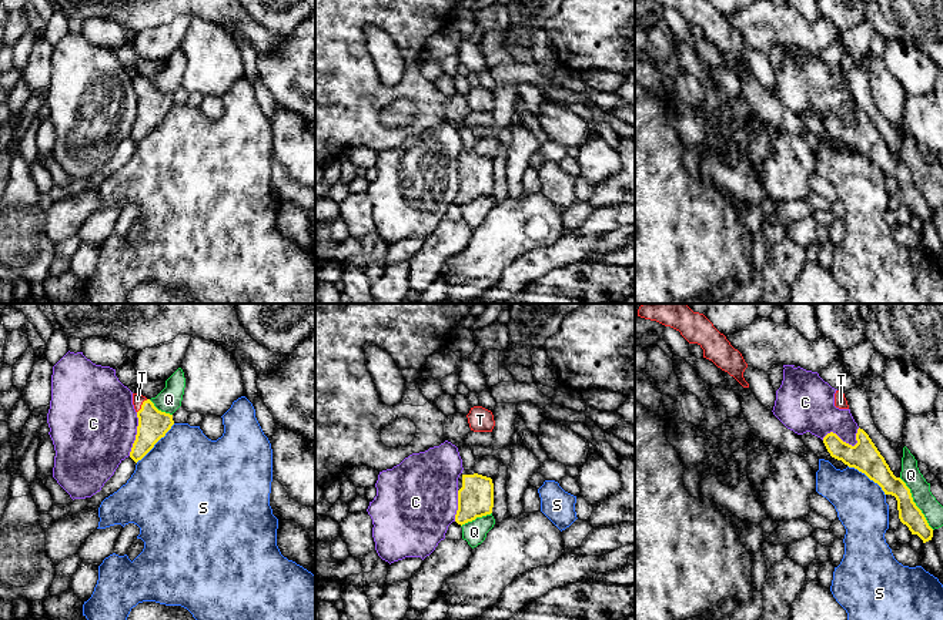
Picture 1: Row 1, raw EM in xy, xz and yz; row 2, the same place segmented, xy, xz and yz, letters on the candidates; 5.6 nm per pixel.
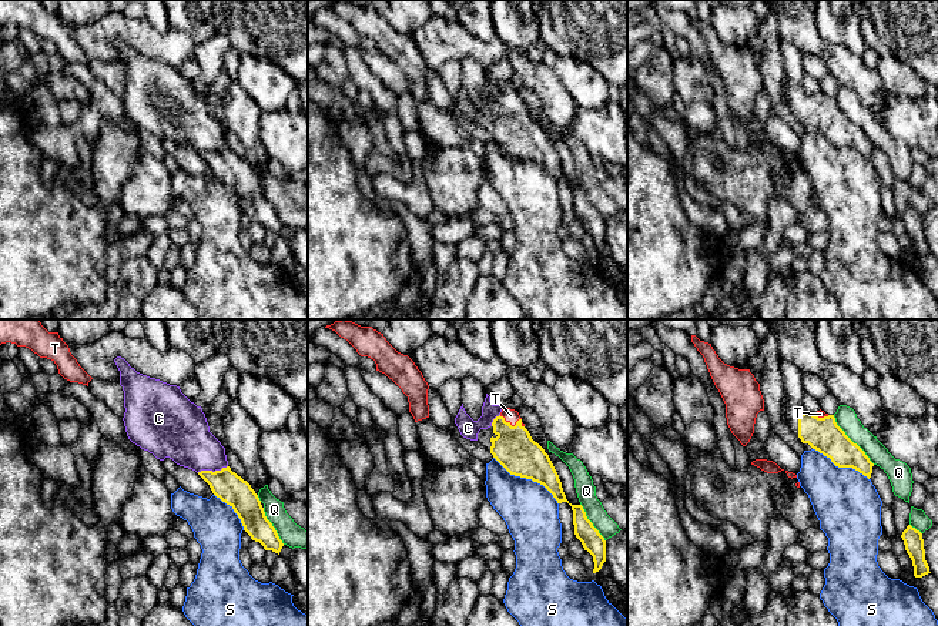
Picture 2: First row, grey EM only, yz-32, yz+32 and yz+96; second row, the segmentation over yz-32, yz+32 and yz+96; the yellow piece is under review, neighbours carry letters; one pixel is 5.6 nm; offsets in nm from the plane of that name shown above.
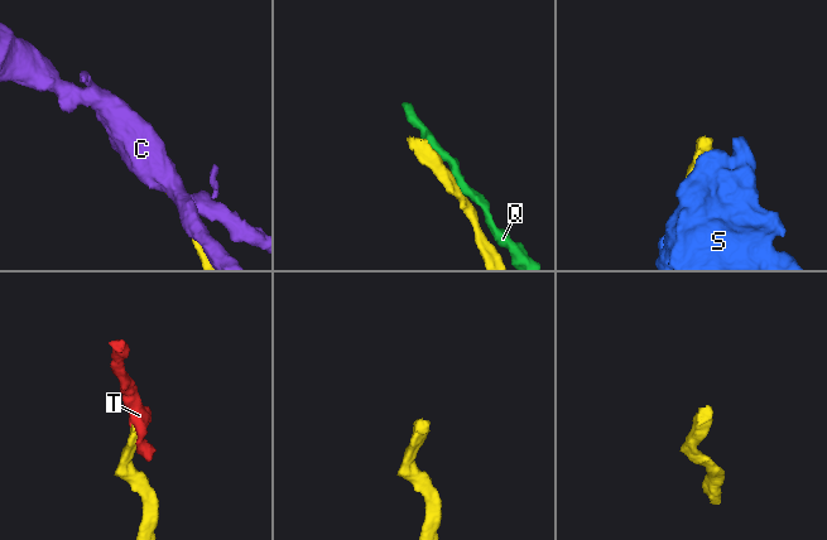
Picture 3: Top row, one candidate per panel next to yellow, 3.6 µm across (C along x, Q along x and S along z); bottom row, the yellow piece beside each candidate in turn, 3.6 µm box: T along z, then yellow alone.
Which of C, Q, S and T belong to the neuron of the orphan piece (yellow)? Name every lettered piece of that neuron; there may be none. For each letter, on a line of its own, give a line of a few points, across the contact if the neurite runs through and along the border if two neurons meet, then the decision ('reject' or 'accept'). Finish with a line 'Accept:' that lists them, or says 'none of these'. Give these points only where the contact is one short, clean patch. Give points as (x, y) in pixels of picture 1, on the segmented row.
C: reject
Q: reject
S: reject
T: line xy (153, 425), (141, 405), (137, 399); accept
Accept: T

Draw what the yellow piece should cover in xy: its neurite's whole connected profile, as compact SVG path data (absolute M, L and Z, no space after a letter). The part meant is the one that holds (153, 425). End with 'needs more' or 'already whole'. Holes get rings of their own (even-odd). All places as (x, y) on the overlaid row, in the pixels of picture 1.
M133 393L138 426L130 458L137 463L174 425L173 415L158 410L154 403L140 393Z; needs more

